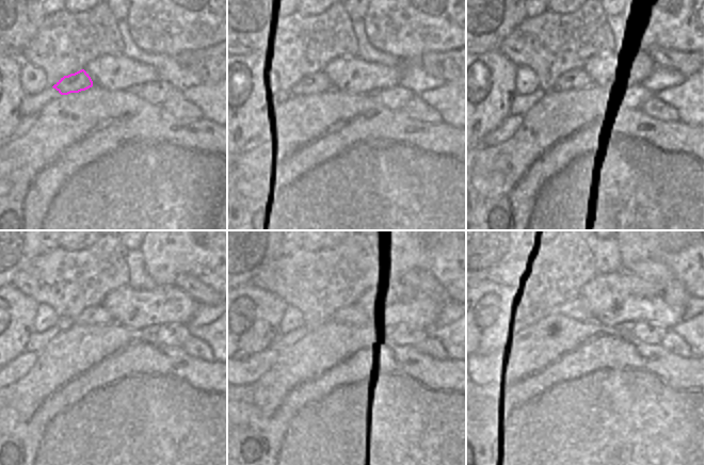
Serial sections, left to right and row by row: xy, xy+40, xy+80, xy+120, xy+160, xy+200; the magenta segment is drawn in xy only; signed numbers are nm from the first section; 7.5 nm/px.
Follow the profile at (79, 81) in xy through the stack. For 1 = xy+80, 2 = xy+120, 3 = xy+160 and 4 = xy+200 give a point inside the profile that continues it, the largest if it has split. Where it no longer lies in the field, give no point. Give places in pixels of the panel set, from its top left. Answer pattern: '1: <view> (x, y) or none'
1: xy+80 (576, 78)
2: xy+120 (96, 315)
3: xy+160 (347, 315)
4: xy+200 (575, 308)

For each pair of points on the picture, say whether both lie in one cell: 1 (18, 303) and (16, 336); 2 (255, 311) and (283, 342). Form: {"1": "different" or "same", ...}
{"1": "same", "2": "different"}

